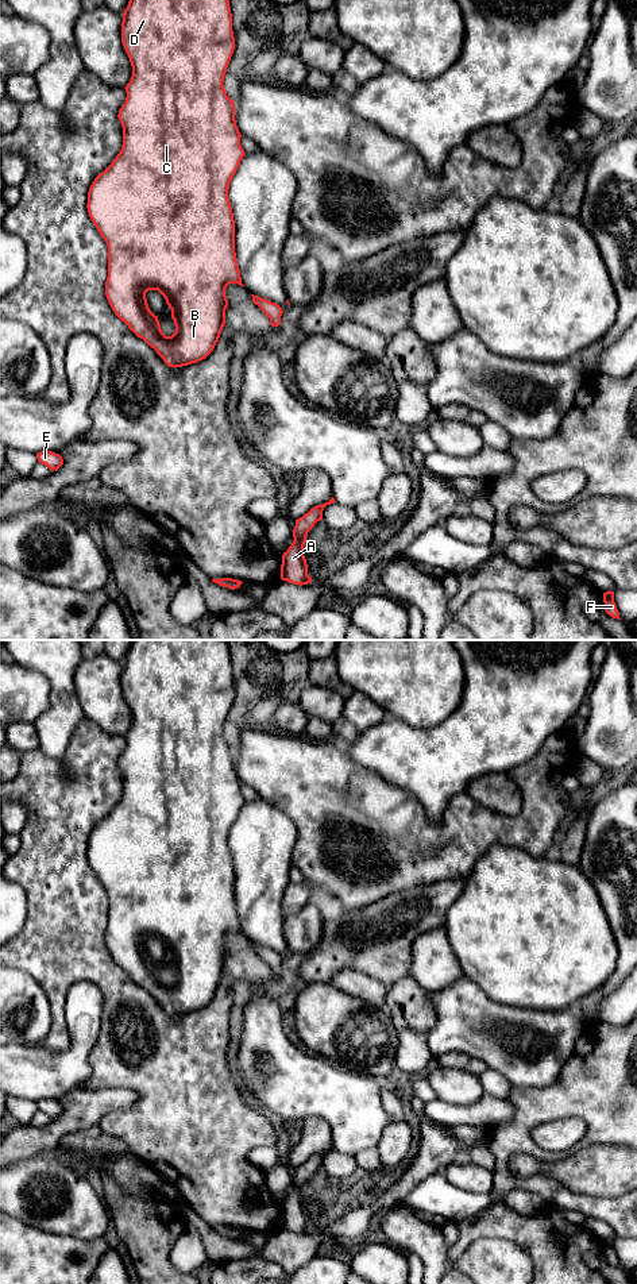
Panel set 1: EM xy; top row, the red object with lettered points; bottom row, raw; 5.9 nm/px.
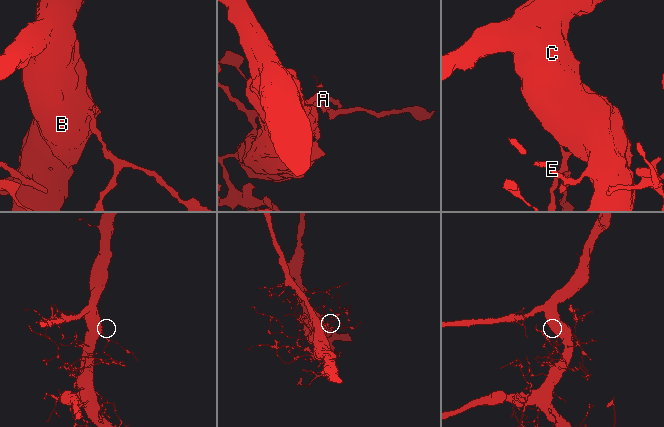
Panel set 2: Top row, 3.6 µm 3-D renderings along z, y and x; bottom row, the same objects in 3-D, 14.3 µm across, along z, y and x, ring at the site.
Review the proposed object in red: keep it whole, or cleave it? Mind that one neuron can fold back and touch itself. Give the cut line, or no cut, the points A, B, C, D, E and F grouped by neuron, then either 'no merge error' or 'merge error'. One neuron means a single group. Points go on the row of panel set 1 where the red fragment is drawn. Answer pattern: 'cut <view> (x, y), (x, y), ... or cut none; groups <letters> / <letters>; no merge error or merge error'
cut none; groups A B C D E F; no merge error

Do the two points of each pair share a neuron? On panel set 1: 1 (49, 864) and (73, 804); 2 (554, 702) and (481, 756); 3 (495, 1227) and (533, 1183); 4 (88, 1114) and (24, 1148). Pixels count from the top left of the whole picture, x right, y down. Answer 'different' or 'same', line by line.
1: same
2: same
3: different
4: same

